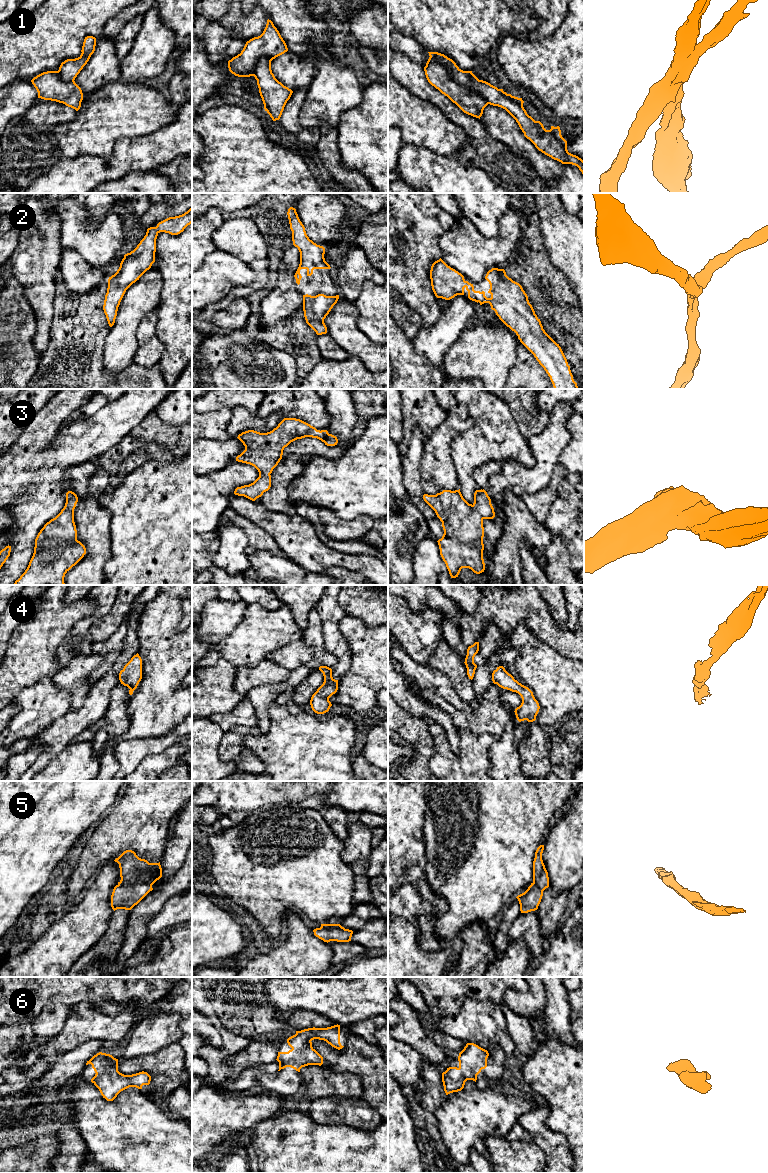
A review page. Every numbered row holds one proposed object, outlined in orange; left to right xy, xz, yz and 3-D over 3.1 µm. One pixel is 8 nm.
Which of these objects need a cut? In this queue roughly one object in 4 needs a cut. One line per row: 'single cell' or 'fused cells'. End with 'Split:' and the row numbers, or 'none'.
1: fused cells
2: single cell
3: single cell
4: single cell
5: single cell
6: single cell
Split: 1

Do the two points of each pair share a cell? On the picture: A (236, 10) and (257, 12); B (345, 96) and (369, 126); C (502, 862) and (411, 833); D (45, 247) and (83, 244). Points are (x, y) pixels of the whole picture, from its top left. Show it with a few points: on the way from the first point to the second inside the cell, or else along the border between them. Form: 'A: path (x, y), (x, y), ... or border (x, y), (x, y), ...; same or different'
A: path (241, 15), (243, 17), (252, 17); same
B: border (363, 88), (362, 100), (343, 111), (338, 124); different
C: border (423, 813), (424, 858), (422, 860); different
D: border (60, 222), (61, 246); different

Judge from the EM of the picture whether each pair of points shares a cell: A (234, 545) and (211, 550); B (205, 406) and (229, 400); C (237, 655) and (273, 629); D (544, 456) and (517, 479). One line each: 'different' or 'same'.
A: different
B: same
C: same
D: same

